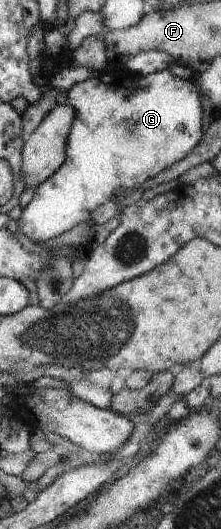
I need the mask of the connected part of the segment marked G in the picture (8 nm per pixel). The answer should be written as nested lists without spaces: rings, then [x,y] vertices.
[[[169,70],[143,76],[141,81],[136,80],[134,86],[129,88],[110,75],[87,79],[74,85],[64,100],[69,107],[75,109],[76,115],[67,137],[65,161],[58,171],[36,187],[31,201],[24,207],[17,221],[18,233],[44,245],[47,240],[81,223],[93,224],[93,220],[89,219],[91,211],[114,200],[116,190],[141,187],[173,163],[183,161],[201,138],[199,92],[194,78],[183,80],[173,76]]]

